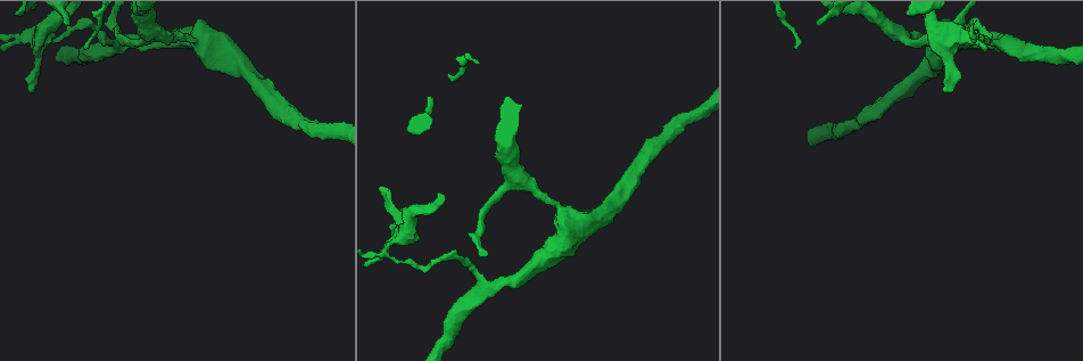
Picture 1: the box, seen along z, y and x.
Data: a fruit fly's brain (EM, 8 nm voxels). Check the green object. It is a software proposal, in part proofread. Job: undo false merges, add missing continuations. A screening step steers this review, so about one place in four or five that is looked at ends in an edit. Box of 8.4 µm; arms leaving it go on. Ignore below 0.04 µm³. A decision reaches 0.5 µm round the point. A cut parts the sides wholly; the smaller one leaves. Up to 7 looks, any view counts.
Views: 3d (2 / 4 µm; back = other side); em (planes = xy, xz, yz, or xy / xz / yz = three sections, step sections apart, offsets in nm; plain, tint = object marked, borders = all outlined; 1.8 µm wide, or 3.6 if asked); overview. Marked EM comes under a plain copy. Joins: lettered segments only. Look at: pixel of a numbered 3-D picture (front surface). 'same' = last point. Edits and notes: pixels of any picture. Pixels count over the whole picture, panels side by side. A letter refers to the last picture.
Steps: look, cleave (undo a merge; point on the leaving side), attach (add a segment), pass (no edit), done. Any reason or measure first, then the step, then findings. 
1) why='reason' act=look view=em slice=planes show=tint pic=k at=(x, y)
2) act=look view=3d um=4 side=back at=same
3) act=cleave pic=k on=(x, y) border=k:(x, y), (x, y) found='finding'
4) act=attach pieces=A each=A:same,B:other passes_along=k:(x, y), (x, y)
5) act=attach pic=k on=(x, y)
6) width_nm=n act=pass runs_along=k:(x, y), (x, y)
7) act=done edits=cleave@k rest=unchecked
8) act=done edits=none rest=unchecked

why='sudden change in width' act=look view=3d um=4 pic=1 at=(199, 43)

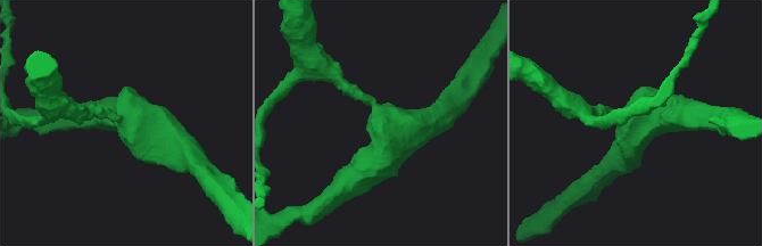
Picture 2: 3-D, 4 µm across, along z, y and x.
why='now the EM' act=look view=em um=3.6 slice=planes show=borders pic=2 at=(382, 115)

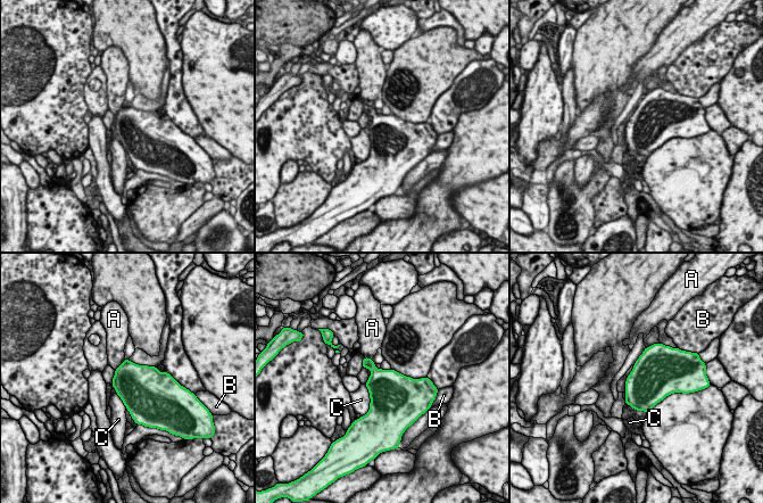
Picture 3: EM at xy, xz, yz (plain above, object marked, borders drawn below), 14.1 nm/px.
width_nm=550 act=pass each=A:other,B:other,C:other border=3:(125, 360), (115, 370) found='continuous, no second neuron'

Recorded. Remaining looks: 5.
why='sharp bend' act=look view=3d um=4 pic=1 at=(459, 261)

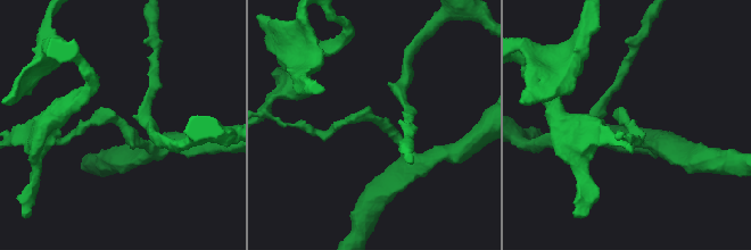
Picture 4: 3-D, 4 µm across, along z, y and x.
act=look view=em slice=planes show=borders pic=4 at=(375, 118)

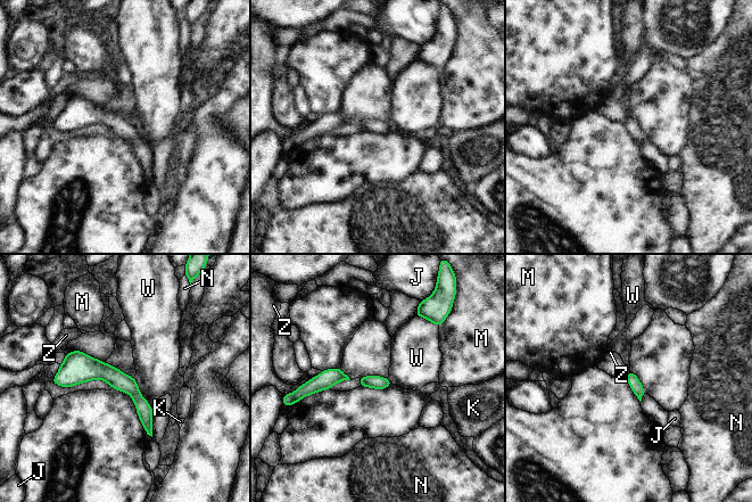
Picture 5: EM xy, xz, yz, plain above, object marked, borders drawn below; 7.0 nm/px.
act=pass each=J:other,K:other,M:other,N:other,W:other,Z:other border=5:(133, 377), (140, 394), (151, 406) found='all the same neuron'

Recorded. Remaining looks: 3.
why='an open end' act=look view=3d um=2 pic=1 at=(943, 92)

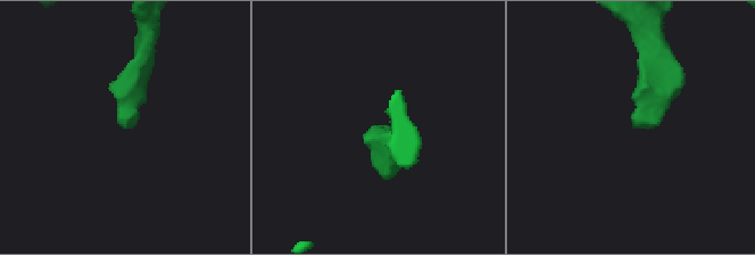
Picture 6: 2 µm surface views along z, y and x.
act=look view=em um=3.6 slice=planes show=borders pic=6 at=(380, 128)

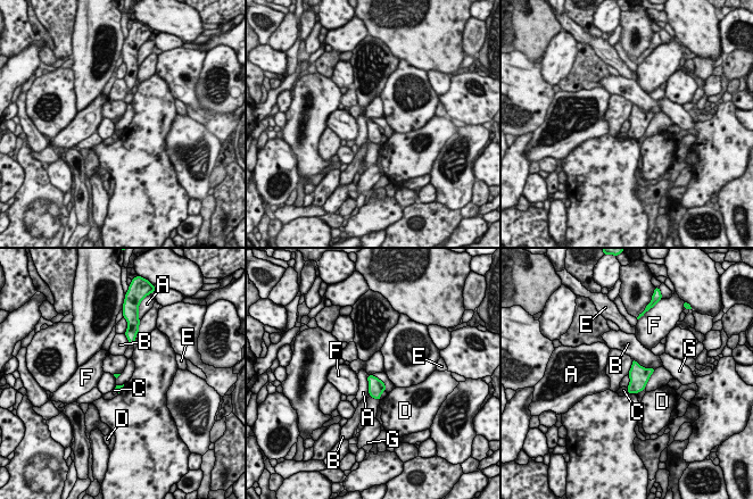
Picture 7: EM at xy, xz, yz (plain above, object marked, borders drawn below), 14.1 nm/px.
longest_contact=B:340nm act=pass each=A:other,B:other,C:other,D:other,E:other,F:other,G:other border=7:(367, 375), (370, 394) found='no lettered segment goes on from it'

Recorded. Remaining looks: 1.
act=done edits=none rest=unchecked

